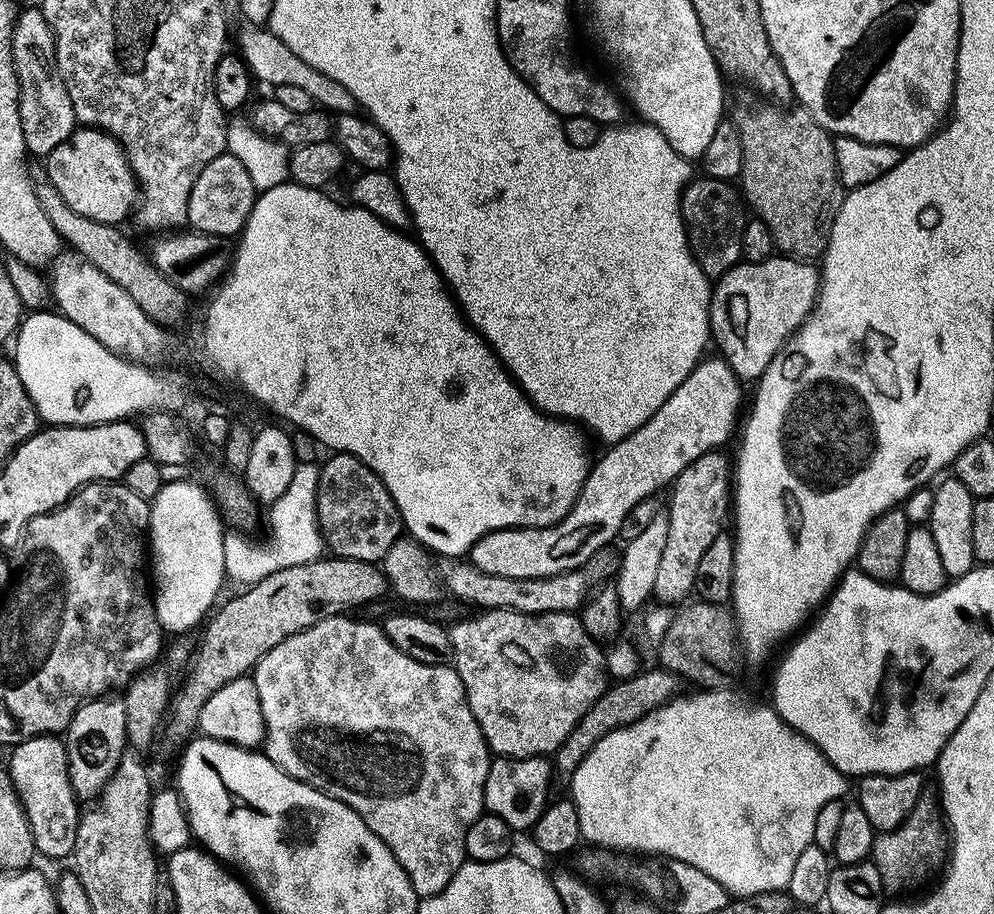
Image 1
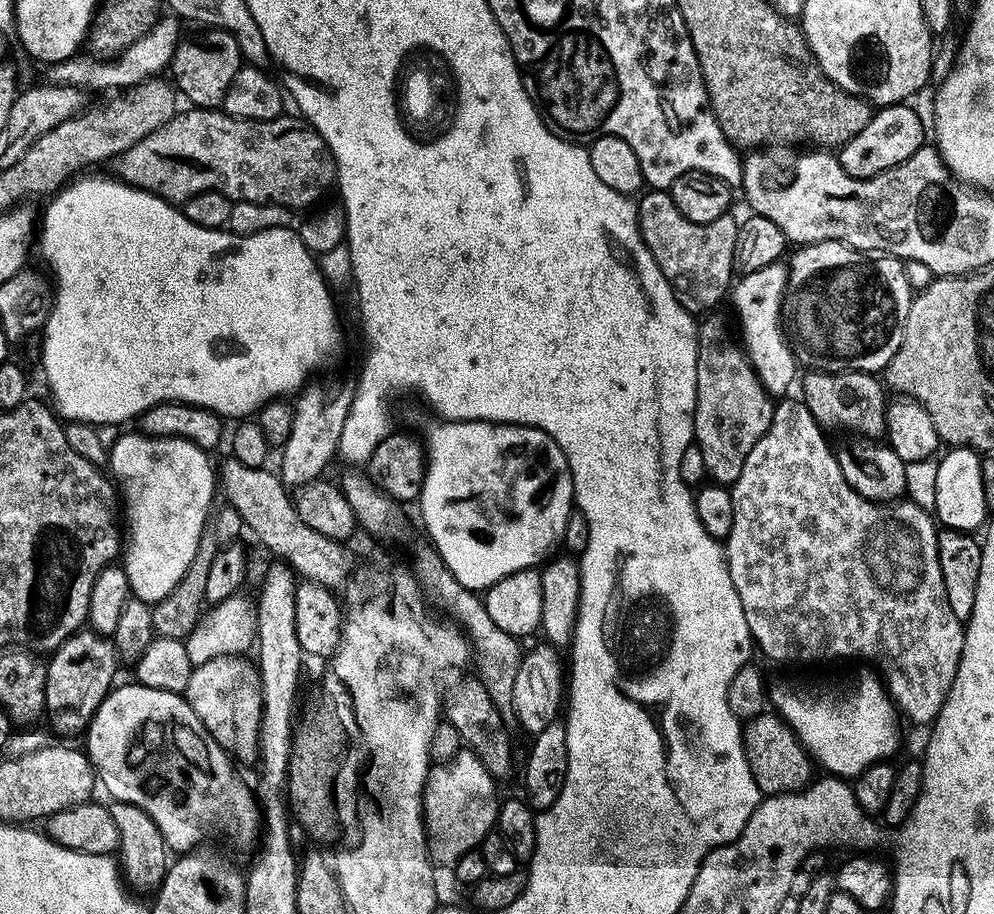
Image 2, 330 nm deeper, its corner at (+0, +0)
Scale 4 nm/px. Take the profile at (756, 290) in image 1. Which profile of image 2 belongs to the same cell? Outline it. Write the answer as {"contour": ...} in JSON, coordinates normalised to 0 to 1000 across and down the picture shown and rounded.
{"contour":[[[841,263],[810,267],[800,275],[797,290],[791,293],[787,354],[789,350],[791,371],[802,395],[810,404],[823,407],[888,408],[907,379],[907,361],[911,361],[911,344],[915,344],[920,323],[910,286],[896,278],[870,278]]]}

